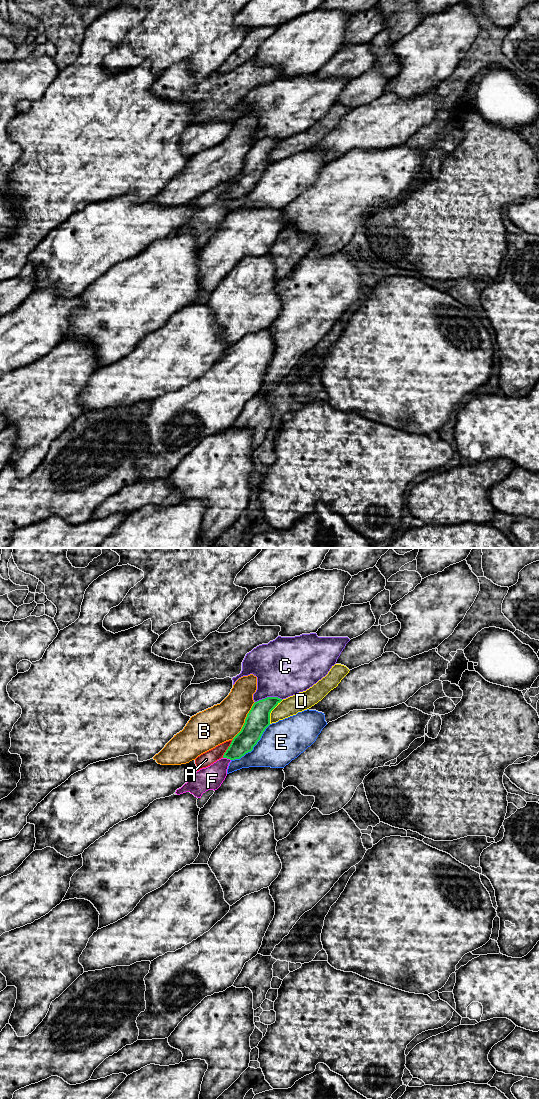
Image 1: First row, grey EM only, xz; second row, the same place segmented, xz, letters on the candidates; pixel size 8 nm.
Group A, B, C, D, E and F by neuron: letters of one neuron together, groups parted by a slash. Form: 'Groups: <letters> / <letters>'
Groups: A F / B / C / D / E

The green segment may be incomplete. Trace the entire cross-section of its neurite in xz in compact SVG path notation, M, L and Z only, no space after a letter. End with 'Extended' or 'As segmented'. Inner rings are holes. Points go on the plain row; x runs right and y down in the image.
M267 137L255 142L247 154L241 171L233 178L223 198L240 199L251 192L270 165L271 151L282 141L278 137Z. As segmented

